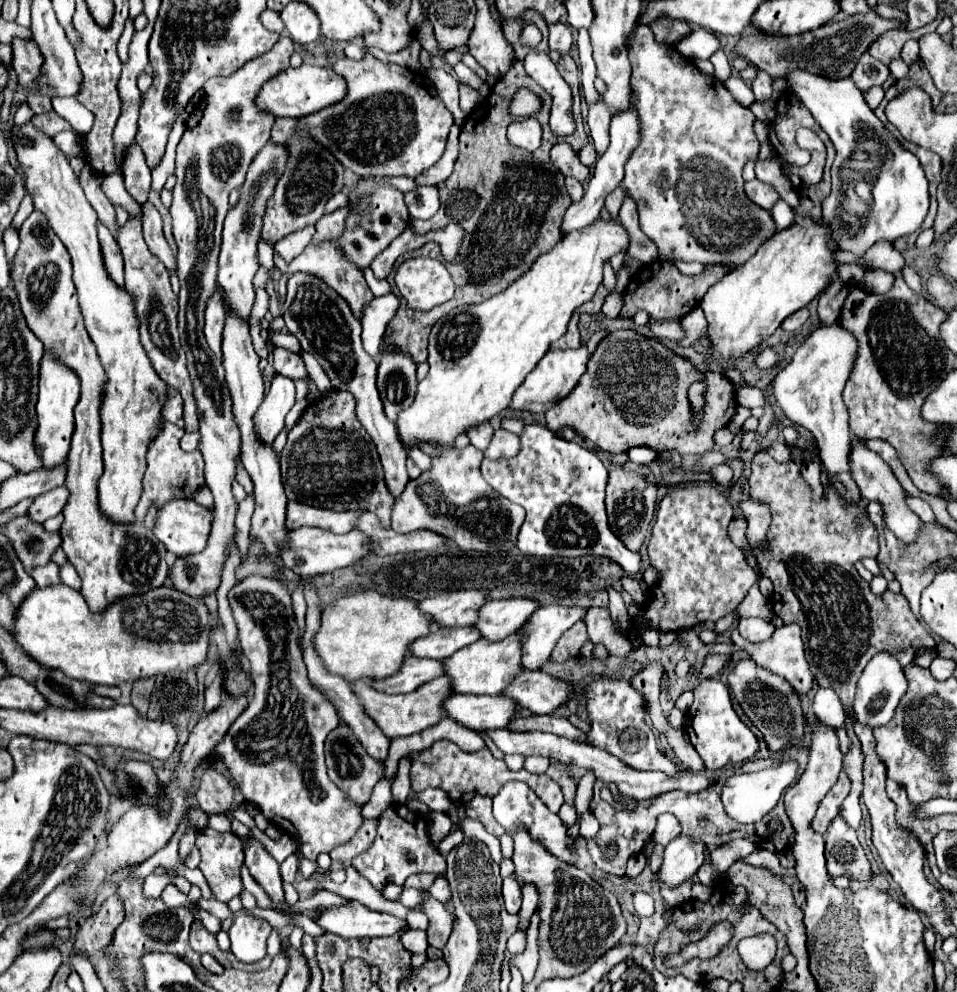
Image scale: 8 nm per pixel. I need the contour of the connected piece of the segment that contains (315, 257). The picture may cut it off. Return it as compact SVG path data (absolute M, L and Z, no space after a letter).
M335 242L333 244L323 244L323 248L311 248L307 246L303 250L301 256L297 256L291 264L289 264L289 274L295 274L295 272L305 272L305 274L311 274L311 276L317 276L319 280L323 280L327 286L331 286L343 300L347 300L353 316L357 320L363 318L363 310L365 306L375 298L363 278L363 272L355 270L353 264L347 264L347 260L343 260L343 252L339 252L339 248L335 248Z

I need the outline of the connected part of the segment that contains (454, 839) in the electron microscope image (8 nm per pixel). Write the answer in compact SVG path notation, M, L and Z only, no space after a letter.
M455 830L455 832L451 832L449 836L445 836L443 840L441 840L441 844L439 844L439 852L445 856L451 848L455 848L459 842L463 840L463 834L459 832L459 830Z

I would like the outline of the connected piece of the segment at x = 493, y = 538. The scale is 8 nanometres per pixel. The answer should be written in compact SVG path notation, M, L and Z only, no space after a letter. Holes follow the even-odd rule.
M433 442L437 456L431 458L431 468L421 472L419 478L409 480L405 490L395 498L393 512L391 512L391 528L395 532L413 532L419 528L433 528L433 532L439 532L453 540L459 548L463 550L481 550L481 552L507 552L515 546L517 532L525 520L523 508L517 504L509 502L507 498L499 496L481 476L481 460L483 452L477 450L475 446L465 446L465 448L455 448L455 446L443 446L439 442ZM473 504L473 512L459 512L467 510L467 506Z

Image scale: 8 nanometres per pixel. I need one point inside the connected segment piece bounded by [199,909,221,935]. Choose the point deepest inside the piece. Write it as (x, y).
(213, 924)

